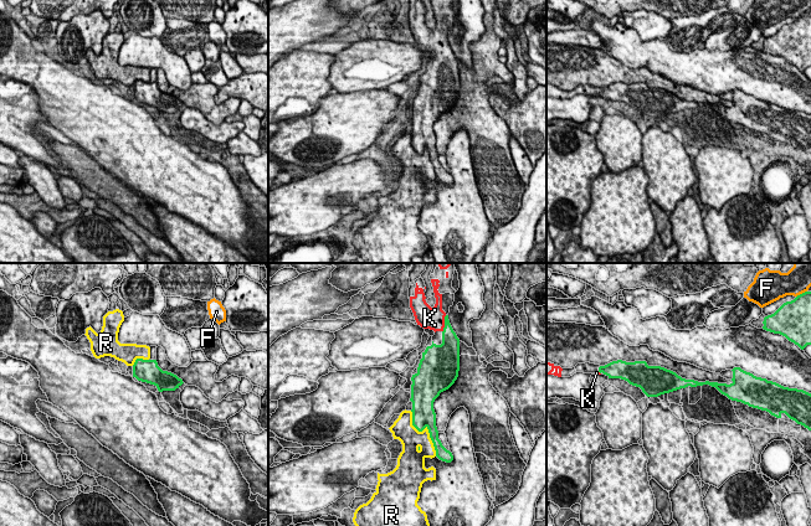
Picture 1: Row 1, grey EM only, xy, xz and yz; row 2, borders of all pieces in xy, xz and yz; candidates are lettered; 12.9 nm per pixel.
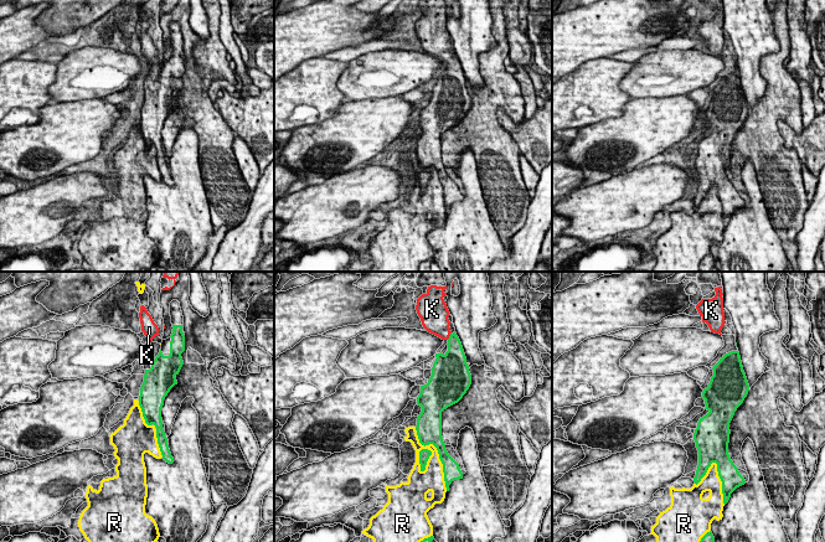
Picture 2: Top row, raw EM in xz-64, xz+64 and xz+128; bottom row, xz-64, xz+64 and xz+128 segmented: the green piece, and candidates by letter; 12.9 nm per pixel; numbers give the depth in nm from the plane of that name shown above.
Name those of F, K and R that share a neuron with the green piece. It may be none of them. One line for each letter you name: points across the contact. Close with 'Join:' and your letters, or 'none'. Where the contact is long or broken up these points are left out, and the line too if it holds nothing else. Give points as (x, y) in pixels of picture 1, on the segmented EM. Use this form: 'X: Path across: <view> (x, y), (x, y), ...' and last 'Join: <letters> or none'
K: Path across: xz (450, 341), (445, 324), (435, 318), (430, 318)
Join: K

